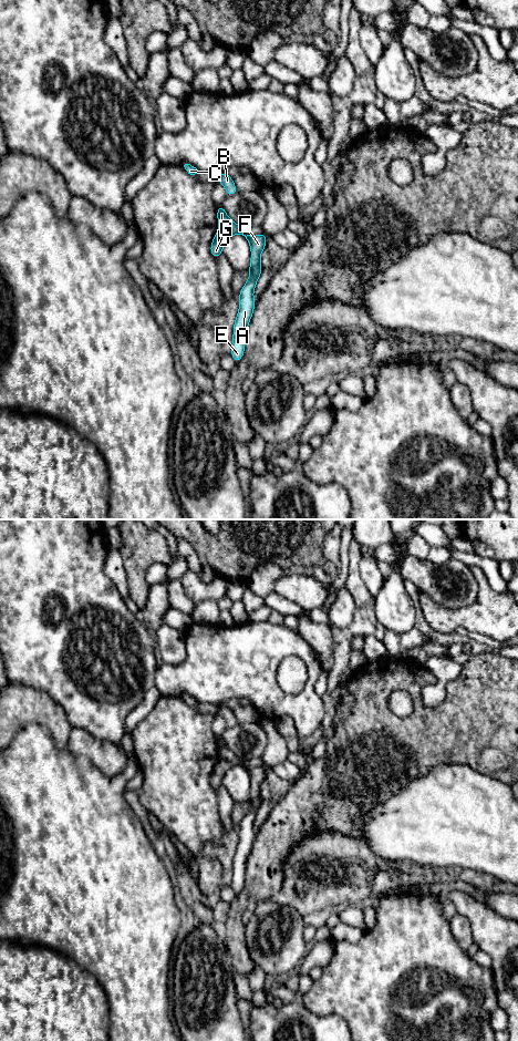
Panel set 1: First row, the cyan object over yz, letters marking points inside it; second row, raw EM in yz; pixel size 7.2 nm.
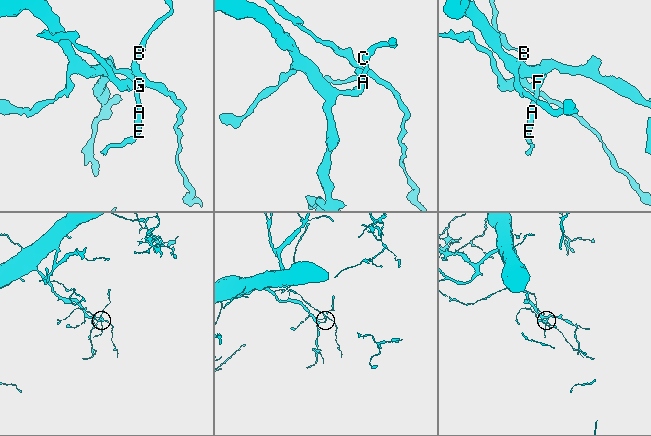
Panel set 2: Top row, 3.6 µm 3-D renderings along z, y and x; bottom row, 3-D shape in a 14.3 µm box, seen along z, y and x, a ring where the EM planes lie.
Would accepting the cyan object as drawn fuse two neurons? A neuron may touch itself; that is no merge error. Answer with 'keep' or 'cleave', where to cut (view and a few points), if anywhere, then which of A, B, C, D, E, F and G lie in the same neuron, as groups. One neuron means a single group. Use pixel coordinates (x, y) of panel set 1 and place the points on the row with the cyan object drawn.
cleave; cut in yz along (219, 227), (226, 227), (232, 234); A B C D E F / G

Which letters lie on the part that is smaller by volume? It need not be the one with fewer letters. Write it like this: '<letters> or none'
G

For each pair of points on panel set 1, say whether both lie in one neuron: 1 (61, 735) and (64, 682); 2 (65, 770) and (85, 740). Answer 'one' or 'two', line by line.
1: two
2: two

